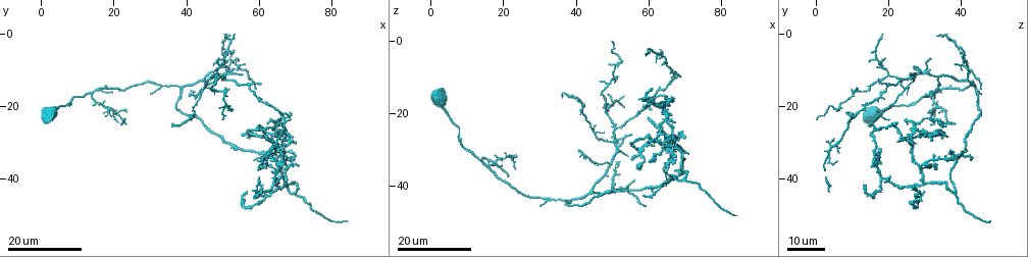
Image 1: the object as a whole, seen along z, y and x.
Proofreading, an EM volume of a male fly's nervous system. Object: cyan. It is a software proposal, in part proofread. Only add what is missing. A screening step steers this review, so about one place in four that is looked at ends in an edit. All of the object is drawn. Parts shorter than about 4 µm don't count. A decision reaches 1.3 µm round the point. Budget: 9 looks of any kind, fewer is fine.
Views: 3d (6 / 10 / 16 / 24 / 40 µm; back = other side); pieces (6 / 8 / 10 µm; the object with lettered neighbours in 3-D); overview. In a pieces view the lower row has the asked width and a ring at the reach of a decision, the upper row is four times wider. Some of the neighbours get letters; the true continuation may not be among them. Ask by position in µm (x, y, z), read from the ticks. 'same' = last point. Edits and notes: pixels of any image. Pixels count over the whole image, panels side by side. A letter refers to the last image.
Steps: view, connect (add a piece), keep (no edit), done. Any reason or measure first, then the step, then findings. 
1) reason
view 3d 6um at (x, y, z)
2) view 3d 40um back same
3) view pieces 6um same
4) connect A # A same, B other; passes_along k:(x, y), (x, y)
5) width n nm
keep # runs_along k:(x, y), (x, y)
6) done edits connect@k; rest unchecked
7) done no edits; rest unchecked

view 3d 16um at (84.5, 52.0, 48.5)

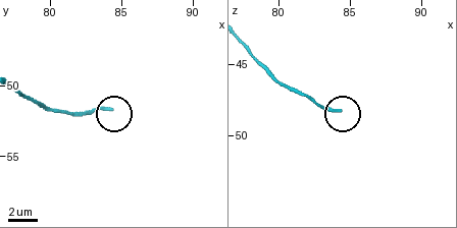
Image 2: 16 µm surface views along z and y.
see the neighbours
view pieces 8um at (84.2, 51.8, 48.2)

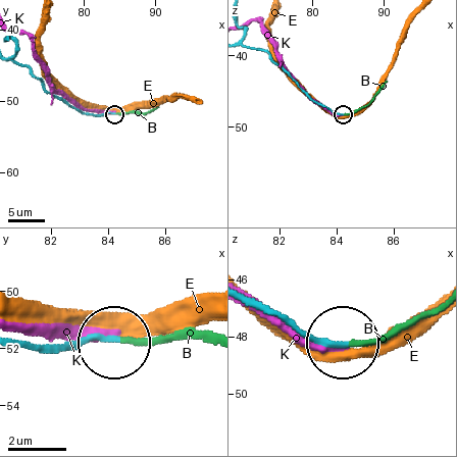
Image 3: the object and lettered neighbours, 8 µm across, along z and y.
connect B # B same, E other, K other; passes_along 3:(95, 114), (148, 112), (158, 107); the neuron continues

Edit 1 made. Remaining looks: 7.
view overview

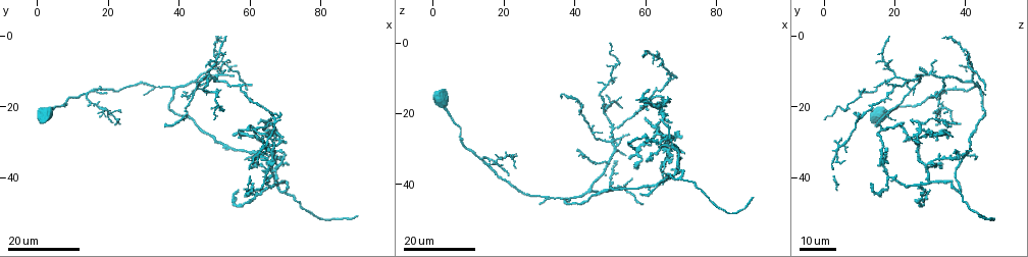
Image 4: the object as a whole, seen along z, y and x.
view 3d 16um at (90.5, 50.5, 44.0)

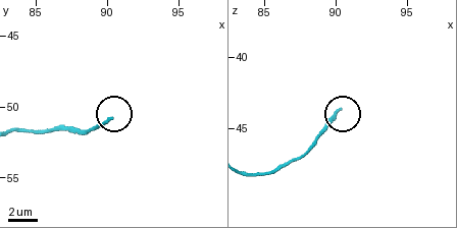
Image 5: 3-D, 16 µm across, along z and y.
view pieces 6um at (90.2, 50.8, 43.8)

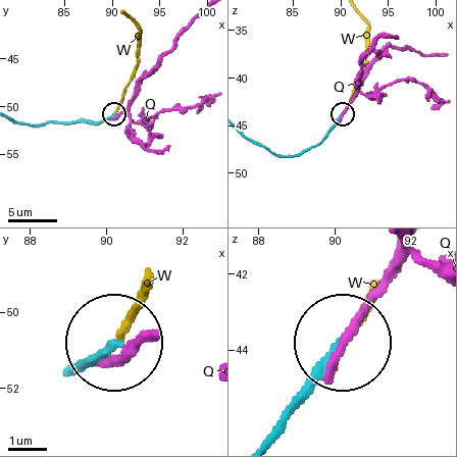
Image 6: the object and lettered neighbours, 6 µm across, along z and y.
connect W # Q other, W same; passes_along 6:(95, 121), (115, 114), (136, 67), (139, 31), (128, 17); the neuron continues

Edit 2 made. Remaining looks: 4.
view 3d 16um at (67.5, 24.5, 22.5)

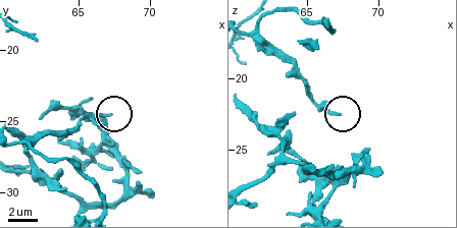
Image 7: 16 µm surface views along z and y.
view pieces 8um at (67.2, 24.4, 22.4)

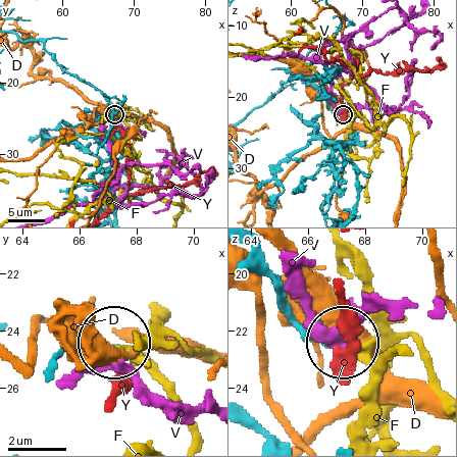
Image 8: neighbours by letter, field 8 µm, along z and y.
keep # D other, F other, V other, Y other; runs_along 8:(245, 247), (306, 327), (340, 343); no lettered piece goes on from it

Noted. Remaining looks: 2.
view 3d 16um at (60.5, 14.0, 18.0)

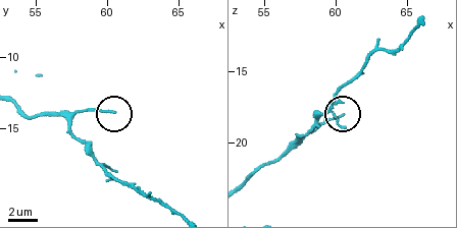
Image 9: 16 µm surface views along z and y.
see the neighbours
view pieces 6um at (60.4, 14.0, 18.2)

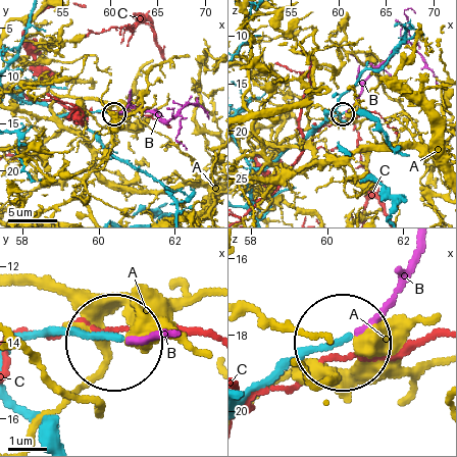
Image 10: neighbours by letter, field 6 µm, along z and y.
connect B # A other, B same, C other; passes_along 10:(250, 395), (348, 340), (413, 249); it goes on there

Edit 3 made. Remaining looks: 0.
done edits connect@3, connect@6, connect@10; rest unchecked

